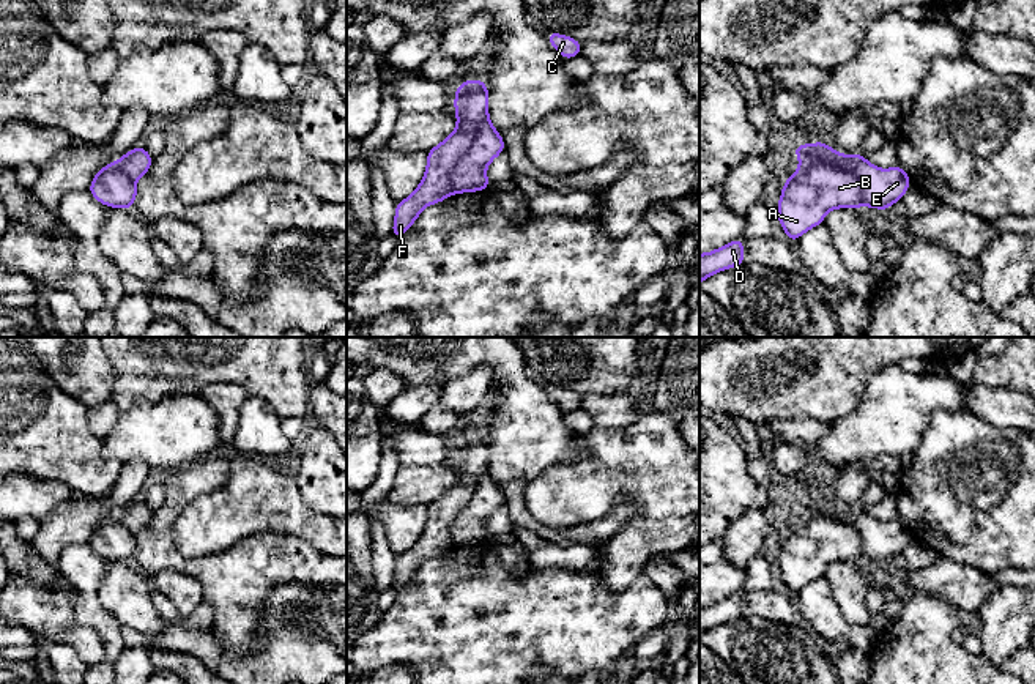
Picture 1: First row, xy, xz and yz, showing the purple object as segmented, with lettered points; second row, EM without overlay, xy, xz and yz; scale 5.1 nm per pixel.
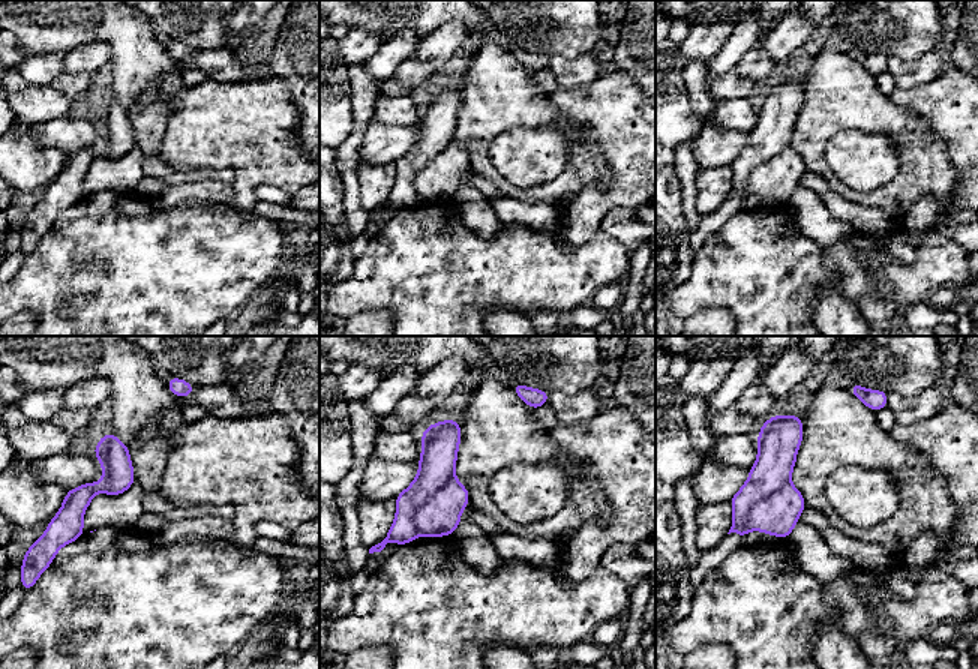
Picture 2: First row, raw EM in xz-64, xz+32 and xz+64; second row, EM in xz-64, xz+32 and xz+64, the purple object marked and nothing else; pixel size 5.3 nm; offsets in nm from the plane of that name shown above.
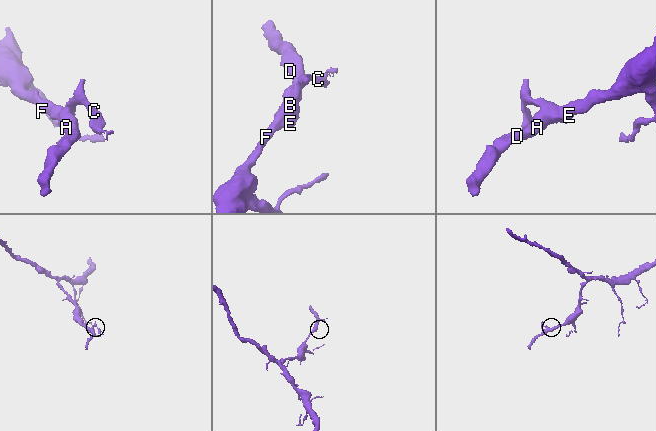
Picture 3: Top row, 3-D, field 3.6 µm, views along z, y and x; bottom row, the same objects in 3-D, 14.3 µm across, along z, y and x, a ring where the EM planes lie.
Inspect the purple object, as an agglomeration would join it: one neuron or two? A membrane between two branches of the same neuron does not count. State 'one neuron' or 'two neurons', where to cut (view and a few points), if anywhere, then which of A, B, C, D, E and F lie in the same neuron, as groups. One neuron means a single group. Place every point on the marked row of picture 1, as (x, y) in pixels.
two neurons | yz (802, 163), (827, 161), (849, 170), (859, 182), (864, 204) | A B D F / C E

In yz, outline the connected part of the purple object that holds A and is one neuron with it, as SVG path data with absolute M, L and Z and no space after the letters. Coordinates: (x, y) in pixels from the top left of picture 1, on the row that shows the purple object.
M807 162L783 181L777 214L786 238L792 243L810 229L824 224L833 208L862 206L859 178L829 162Z

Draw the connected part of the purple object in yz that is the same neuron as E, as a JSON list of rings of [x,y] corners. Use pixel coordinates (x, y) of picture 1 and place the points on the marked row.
[[[824,140],[818,143],[792,145],[792,150],[802,164],[821,161],[854,173],[862,186],[863,205],[868,208],[888,211],[912,186],[906,170],[900,164],[884,170],[870,164],[860,153],[840,154]]]

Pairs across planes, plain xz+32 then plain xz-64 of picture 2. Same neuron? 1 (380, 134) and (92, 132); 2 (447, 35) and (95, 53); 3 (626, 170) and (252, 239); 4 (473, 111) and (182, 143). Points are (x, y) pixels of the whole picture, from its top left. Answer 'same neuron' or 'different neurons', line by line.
1: same neuron
2: same neuron
3: different neurons
4: different neurons

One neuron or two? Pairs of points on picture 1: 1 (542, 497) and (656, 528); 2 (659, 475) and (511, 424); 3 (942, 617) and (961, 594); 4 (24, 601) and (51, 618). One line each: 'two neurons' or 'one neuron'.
1: one neuron
2: two neurons
3: two neurons
4: one neuron

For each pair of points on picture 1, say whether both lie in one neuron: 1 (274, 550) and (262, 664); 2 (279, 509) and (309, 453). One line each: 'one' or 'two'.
1: two
2: two

